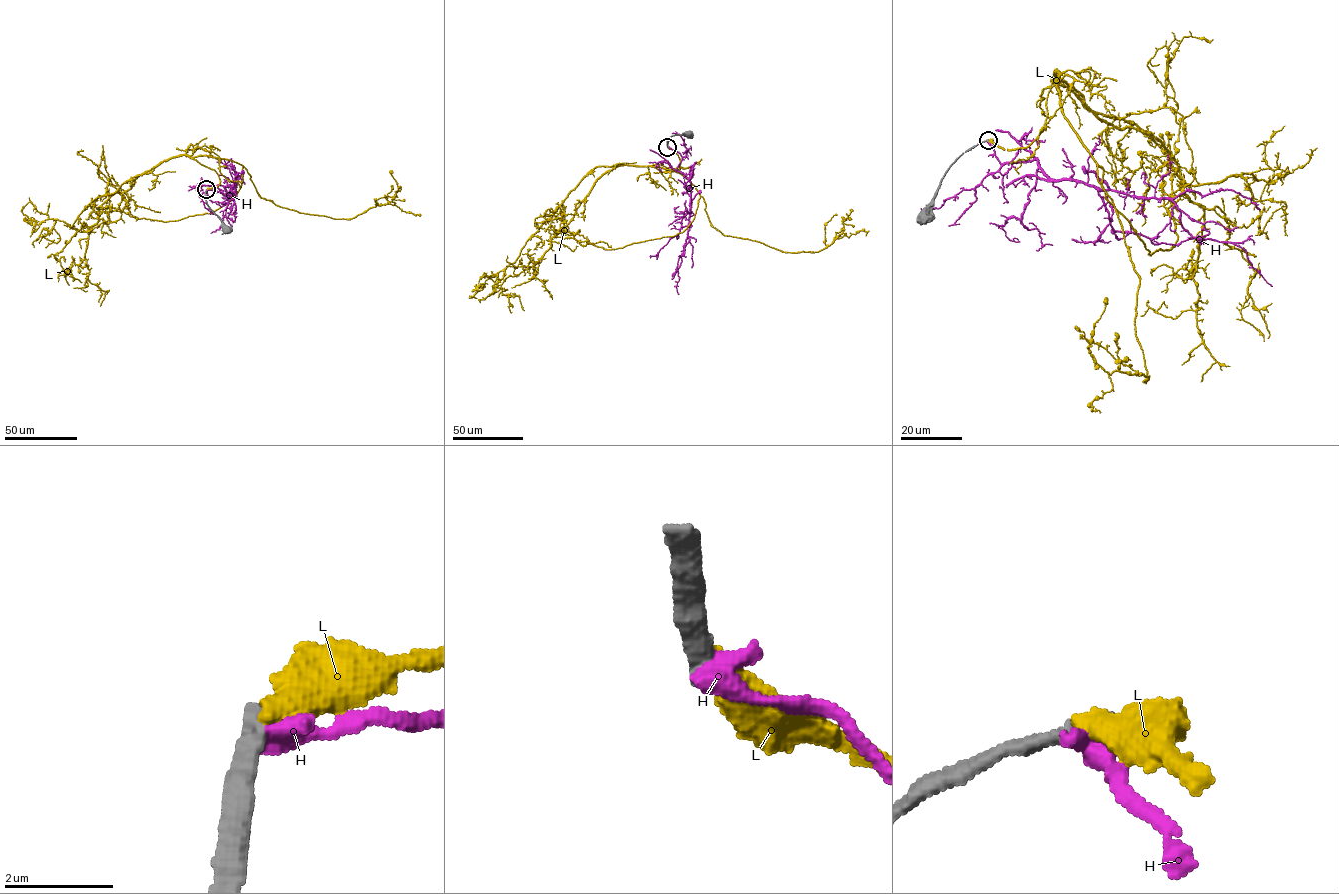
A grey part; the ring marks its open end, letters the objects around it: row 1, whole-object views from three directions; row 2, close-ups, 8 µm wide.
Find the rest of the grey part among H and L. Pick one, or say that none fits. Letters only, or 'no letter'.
no letter

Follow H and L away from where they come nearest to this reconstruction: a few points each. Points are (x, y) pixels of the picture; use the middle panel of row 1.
H: (668, 147), (681, 156), (676, 170), (690, 182), (689, 242), (678, 259), (679, 277), (676, 286), (678, 294)
L: (667, 147), (680, 165), (652, 166), (686, 177), (724, 235), (819, 251), (844, 230), (849, 217), (842, 217)

